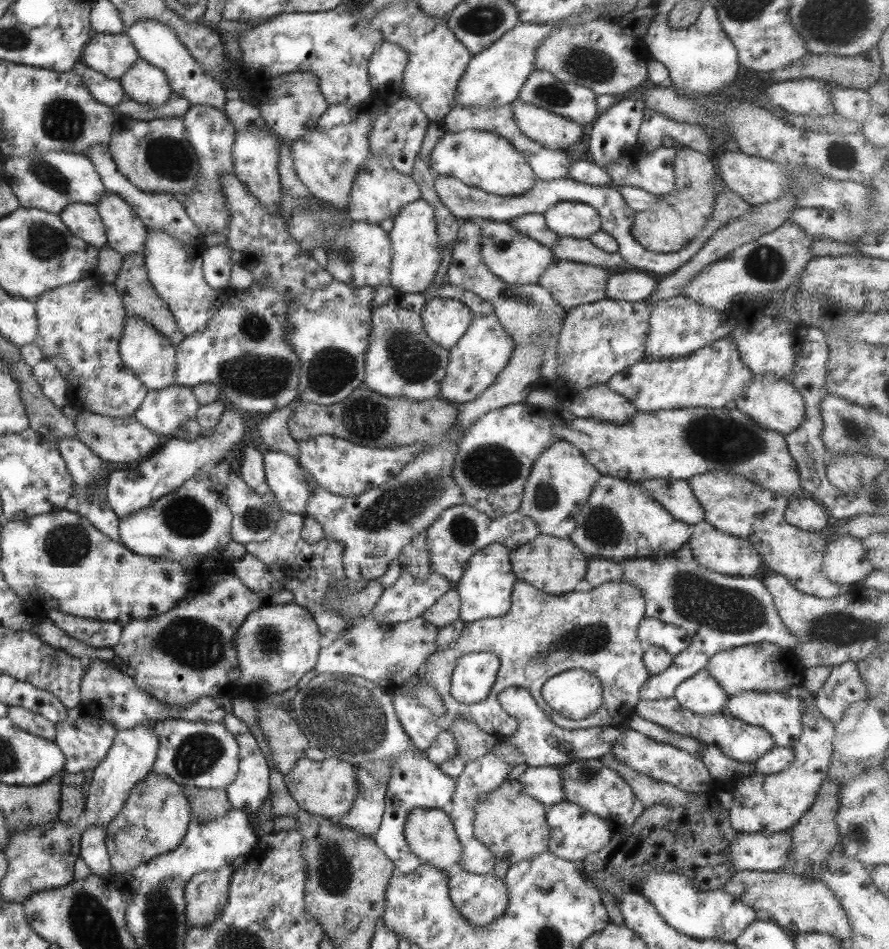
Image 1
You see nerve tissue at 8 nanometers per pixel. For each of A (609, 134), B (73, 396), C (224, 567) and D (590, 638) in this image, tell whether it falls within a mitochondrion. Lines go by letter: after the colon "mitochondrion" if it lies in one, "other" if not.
A: other
B: other
C: other
D: mitochondrion

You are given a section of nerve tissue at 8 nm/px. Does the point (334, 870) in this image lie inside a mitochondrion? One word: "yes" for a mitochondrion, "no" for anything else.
yes

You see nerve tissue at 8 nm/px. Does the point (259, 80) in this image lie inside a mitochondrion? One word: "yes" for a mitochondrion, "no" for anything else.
no

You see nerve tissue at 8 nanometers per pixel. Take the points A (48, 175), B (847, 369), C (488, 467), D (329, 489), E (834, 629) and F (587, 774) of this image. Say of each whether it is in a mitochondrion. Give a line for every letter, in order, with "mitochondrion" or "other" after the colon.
A: mitochondrion
B: other
C: mitochondrion
D: other
E: mitochondrion
F: mitochondrion

